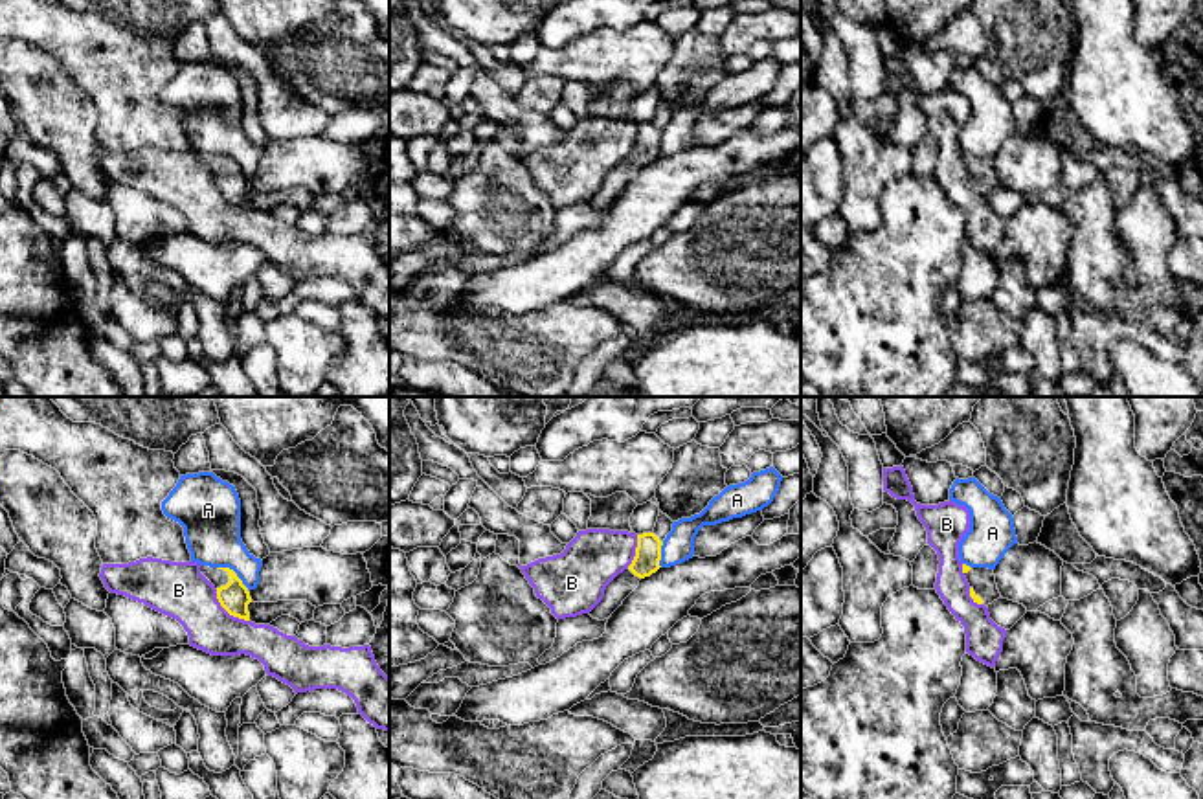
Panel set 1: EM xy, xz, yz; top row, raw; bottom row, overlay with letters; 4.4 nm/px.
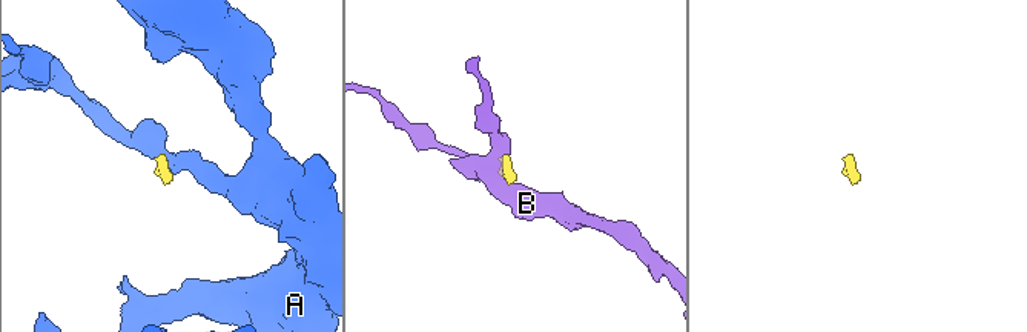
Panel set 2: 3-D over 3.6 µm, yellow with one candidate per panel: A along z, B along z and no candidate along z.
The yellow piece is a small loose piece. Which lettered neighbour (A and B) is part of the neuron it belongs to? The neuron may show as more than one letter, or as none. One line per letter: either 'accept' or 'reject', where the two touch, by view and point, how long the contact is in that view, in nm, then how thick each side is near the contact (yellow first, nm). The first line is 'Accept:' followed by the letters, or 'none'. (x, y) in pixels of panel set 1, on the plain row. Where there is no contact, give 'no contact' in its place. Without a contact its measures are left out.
Accept: none
A: reject; meets yellow in xy at (236, 162); contact 170 nm long; 140 nm thick on the yellow side, 260 nm on the other
B: reject; meets yellow in xy at (228, 201); contact 200 nm long; 140 nm thick on the yellow side, 240 nm on the other

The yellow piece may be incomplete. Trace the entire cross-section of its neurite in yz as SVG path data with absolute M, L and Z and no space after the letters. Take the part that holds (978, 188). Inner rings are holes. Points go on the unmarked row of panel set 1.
M962 152L962 162L970 173L970 186L973 187L973 191L988 195L994 189L1001 187L994 158L970 156Z

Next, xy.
M200 154L200 162L215 174L217 187L230 204L250 209L252 186L233 158Z

